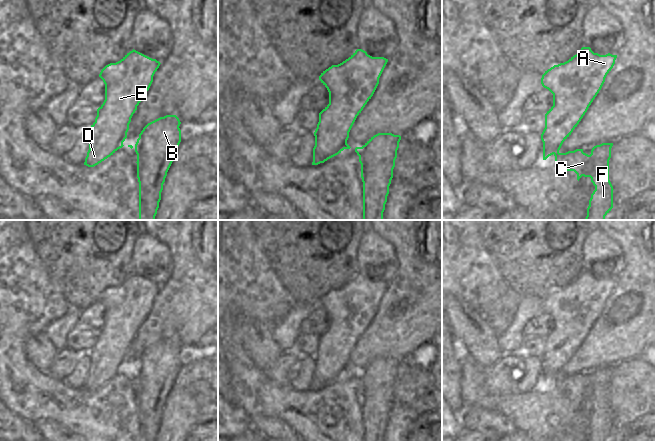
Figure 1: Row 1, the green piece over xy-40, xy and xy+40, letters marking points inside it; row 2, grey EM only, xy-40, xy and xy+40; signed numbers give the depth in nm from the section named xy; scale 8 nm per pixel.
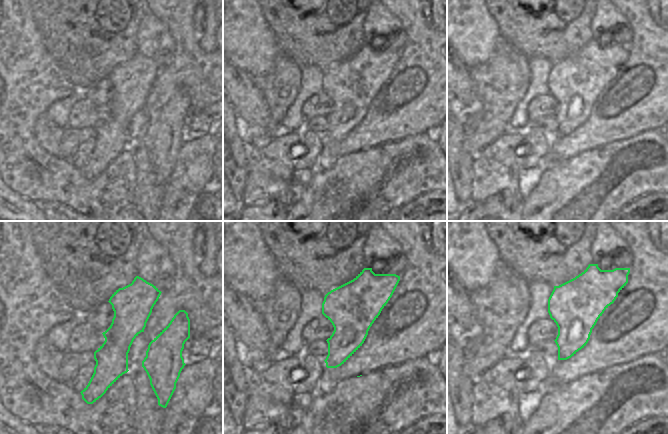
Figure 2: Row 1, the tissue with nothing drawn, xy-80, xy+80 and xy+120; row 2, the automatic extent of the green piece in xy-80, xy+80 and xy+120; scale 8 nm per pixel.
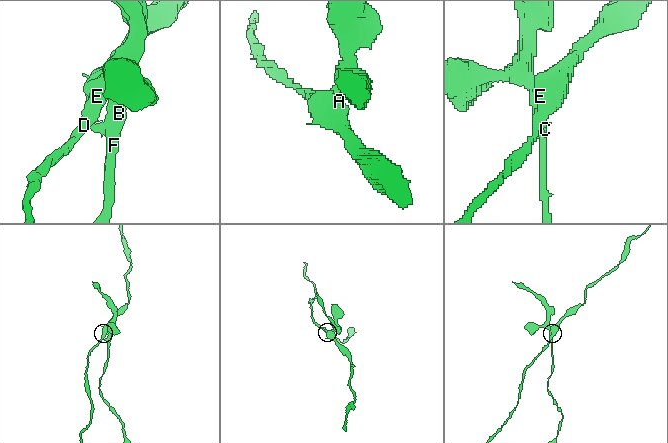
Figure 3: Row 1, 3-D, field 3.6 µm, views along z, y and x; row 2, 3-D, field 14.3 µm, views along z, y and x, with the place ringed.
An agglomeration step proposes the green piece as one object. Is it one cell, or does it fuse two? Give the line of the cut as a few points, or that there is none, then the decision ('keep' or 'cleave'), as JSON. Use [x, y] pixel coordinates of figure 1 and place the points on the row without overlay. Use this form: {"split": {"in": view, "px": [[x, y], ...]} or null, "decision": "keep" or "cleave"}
{"split": {"in": "xy+40", "px": [[558, 376], [554, 378]]}, "decision": "cleave"}

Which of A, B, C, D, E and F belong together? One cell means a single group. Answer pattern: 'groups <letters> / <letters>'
groups A D E / B C F

